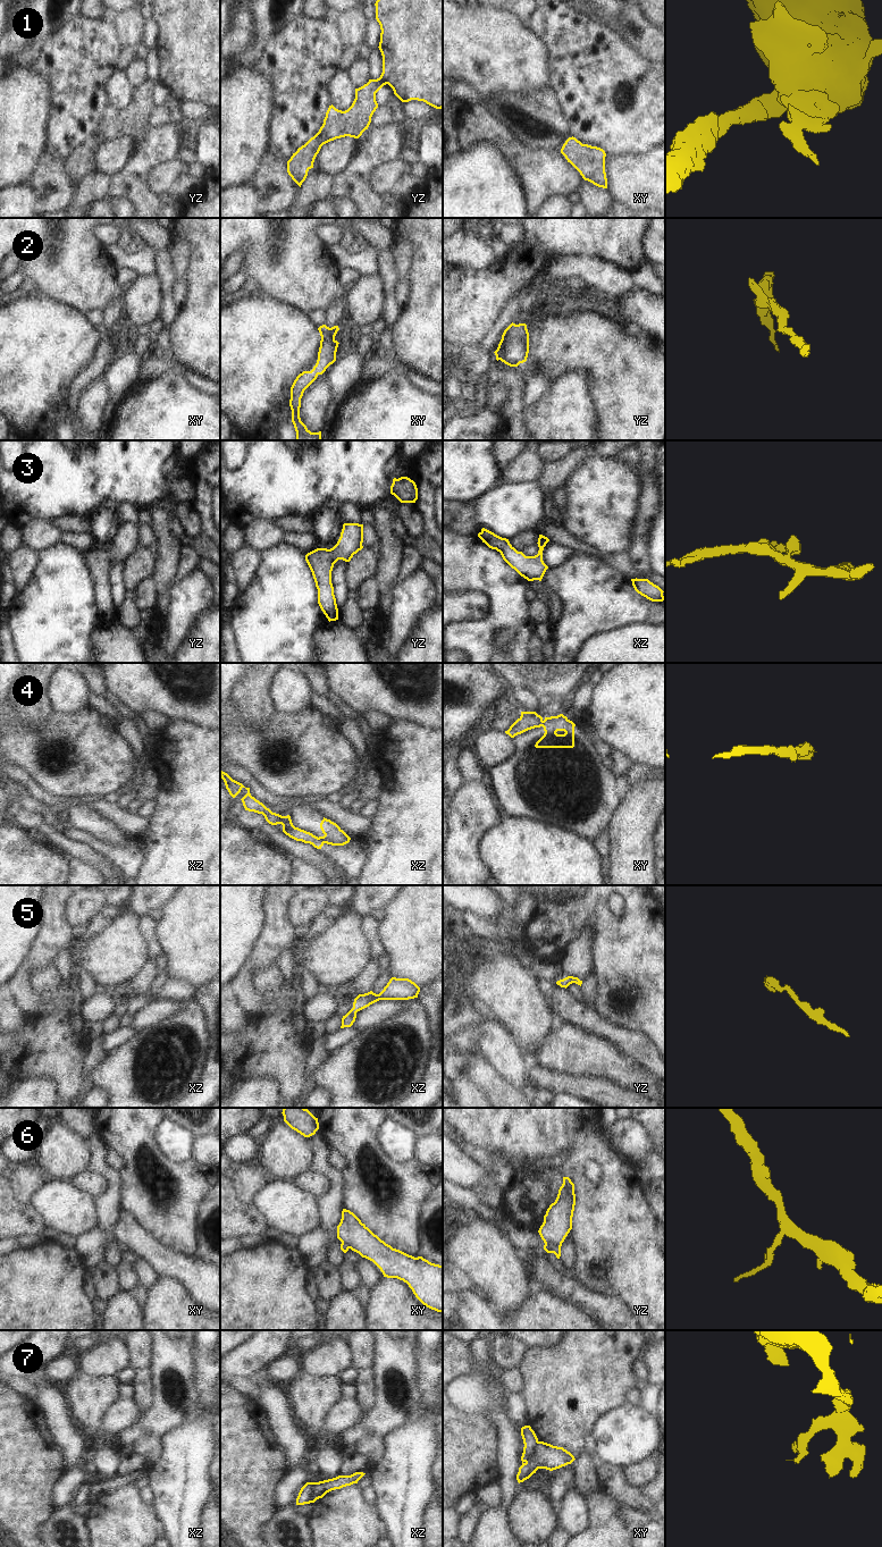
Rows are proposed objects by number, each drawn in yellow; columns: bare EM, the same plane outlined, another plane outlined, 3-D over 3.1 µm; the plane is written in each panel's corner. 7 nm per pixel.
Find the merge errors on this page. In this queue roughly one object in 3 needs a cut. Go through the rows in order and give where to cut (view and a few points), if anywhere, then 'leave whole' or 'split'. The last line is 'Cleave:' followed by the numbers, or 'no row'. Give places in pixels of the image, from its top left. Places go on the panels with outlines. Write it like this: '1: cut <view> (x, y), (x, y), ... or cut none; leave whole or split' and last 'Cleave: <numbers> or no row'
1: cut none; leave whole
2: cut none; leave whole
3: cut none; leave whole
4: cut xy (542, 720), (535, 726); split
5: cut none; leave whole
6: cut yz (545, 1243), (555, 1243), (560, 1247); split
7: cut xy (538, 1442), (532, 1457), (526, 1463); split
Cleave: 4, 6, 7

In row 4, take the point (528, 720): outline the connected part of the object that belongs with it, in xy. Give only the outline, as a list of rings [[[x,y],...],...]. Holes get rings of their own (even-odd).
[[[521,712],[521,716],[510,726],[506,734],[511,738],[514,738],[518,734],[521,734],[528,730],[535,729],[543,721],[543,717],[536,712]]]

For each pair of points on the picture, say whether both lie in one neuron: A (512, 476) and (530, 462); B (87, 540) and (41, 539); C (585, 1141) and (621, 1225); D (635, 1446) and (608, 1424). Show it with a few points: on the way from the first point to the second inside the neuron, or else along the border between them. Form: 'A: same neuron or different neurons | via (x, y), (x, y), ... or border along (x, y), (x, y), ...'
A: same neuron | via (517, 472), (526, 467)
B: same neuron | via (76, 540), (52, 538)
C: same neuron | via (605, 1161), (619, 1175), (619, 1204)
D: same neuron | via (628, 1439), (615, 1431)

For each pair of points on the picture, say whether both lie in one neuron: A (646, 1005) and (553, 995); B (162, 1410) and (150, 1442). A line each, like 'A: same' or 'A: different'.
A: different
B: same

